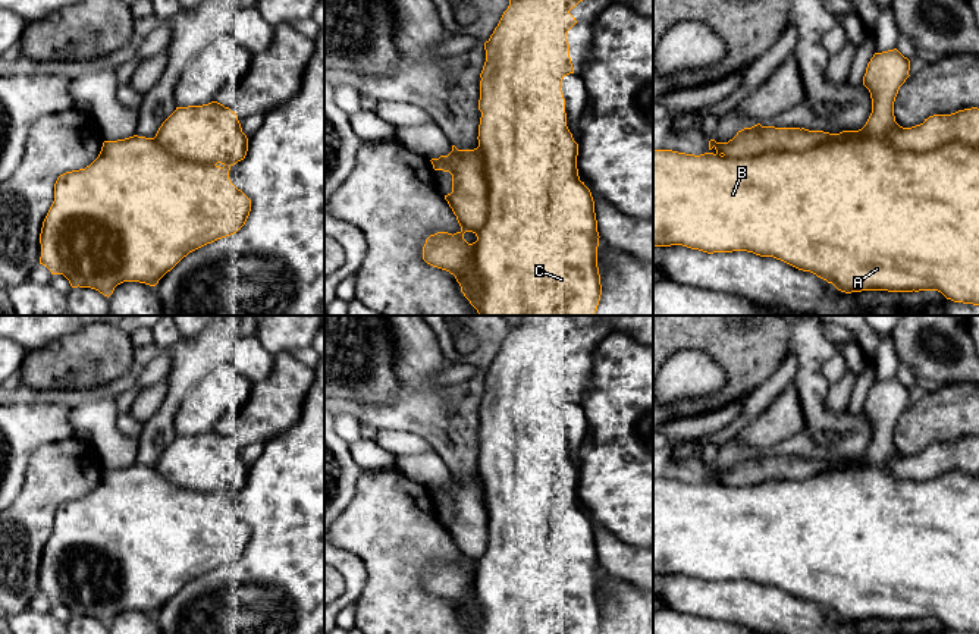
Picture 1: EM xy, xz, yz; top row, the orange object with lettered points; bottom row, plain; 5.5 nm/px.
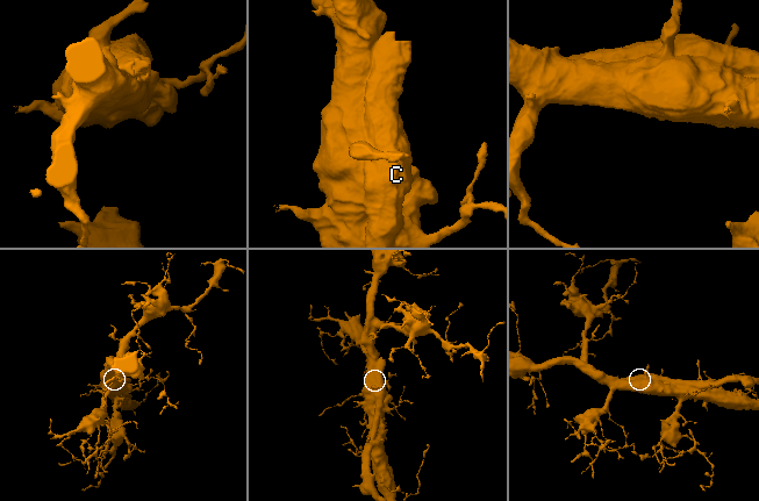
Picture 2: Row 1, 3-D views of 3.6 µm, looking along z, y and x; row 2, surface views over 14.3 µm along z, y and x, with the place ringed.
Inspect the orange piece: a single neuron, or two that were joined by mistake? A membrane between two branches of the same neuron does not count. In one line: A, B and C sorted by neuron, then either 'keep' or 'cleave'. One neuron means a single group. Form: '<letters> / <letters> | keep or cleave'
A B / C | cleave

